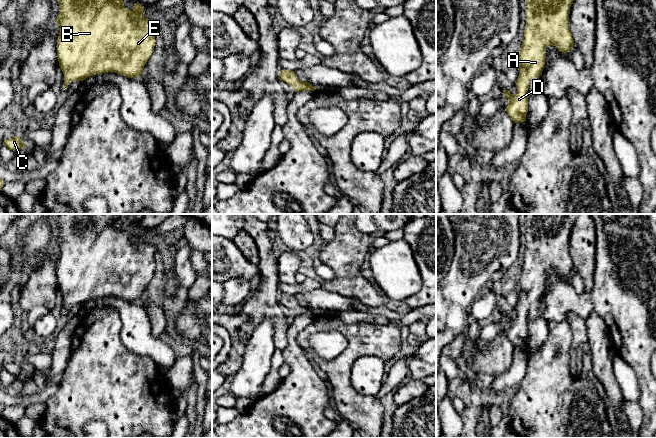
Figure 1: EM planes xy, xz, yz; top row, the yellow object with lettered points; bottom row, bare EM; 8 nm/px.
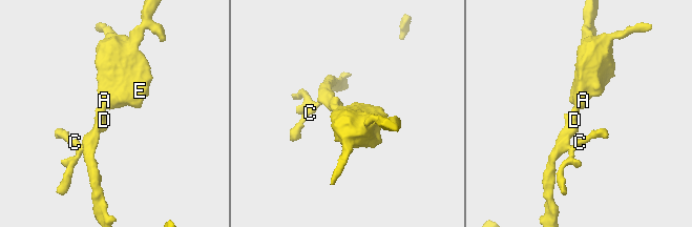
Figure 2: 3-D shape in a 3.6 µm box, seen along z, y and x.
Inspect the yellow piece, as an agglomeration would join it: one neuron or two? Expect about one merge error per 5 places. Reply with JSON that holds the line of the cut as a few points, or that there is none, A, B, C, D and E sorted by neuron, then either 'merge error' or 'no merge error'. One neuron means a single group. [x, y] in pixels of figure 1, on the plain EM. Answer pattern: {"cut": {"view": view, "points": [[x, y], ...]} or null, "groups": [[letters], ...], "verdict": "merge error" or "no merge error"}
{"cut": null, "groups": [["A", "B", "C", "D", "E"]], "verdict": "no merge error"}

